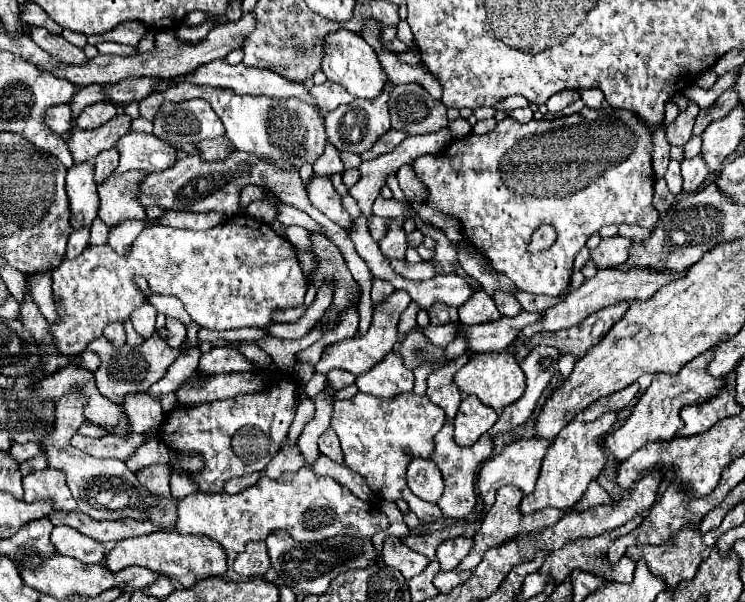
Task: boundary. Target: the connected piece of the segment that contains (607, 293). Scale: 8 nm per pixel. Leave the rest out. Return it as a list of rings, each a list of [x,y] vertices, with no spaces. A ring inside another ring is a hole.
[[[602,269],[598,271],[594,277],[586,279],[582,283],[580,289],[568,293],[560,303],[556,303],[554,307],[542,311],[542,317],[540,321],[536,321],[536,325],[528,325],[528,329],[522,329],[520,331],[520,337],[512,343],[512,345],[520,345],[520,349],[516,349],[516,359],[524,359],[530,351],[532,351],[532,345],[522,345],[524,341],[530,341],[534,335],[540,335],[540,333],[548,333],[548,331],[560,331],[560,329],[568,329],[576,323],[580,323],[582,319],[586,319],[588,315],[608,307],[608,305],[614,305],[614,303],[620,303],[620,301],[632,301],[632,299],[650,299],[662,285],[670,283],[670,281],[676,281],[680,277],[684,277],[686,273],[662,273],[662,271],[652,271],[652,269],[630,269],[626,273],[618,271],[618,269]]]

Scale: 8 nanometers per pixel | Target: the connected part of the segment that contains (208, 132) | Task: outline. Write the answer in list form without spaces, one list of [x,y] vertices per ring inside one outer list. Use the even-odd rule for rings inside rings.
[[[204,99],[160,105],[154,117],[154,135],[182,149],[188,143],[224,135],[224,125]]]

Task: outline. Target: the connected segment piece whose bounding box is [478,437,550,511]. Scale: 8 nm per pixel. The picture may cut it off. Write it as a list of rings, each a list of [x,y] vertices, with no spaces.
[[[532,437],[532,439],[520,439],[520,441],[514,441],[510,445],[504,447],[504,451],[500,455],[494,455],[492,459],[488,459],[484,465],[482,465],[482,477],[478,479],[478,489],[480,489],[480,495],[484,499],[484,509],[488,511],[490,505],[494,503],[494,497],[496,497],[496,491],[504,485],[514,485],[518,489],[522,489],[526,495],[532,493],[532,489],[536,487],[536,477],[538,477],[538,469],[540,469],[540,463],[546,455],[546,449],[548,449],[550,441],[544,441],[544,439],[538,439],[538,437]]]

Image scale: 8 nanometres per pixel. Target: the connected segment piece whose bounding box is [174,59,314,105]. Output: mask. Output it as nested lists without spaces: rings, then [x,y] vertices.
[[[220,59],[220,61],[210,61],[208,65],[200,65],[200,67],[196,67],[192,73],[186,73],[186,75],[180,75],[180,77],[174,77],[174,81],[176,81],[176,83],[188,81],[188,83],[194,83],[194,85],[208,85],[208,87],[232,89],[234,93],[240,93],[240,95],[266,95],[266,97],[278,97],[278,99],[296,97],[296,99],[302,99],[302,101],[314,105],[312,95],[308,93],[308,89],[306,89],[304,83],[288,81],[288,79],[280,77],[278,73],[268,71],[268,69],[246,67],[246,65],[242,65],[242,63],[238,63],[238,65],[230,65],[230,63],[226,63],[224,59]]]

